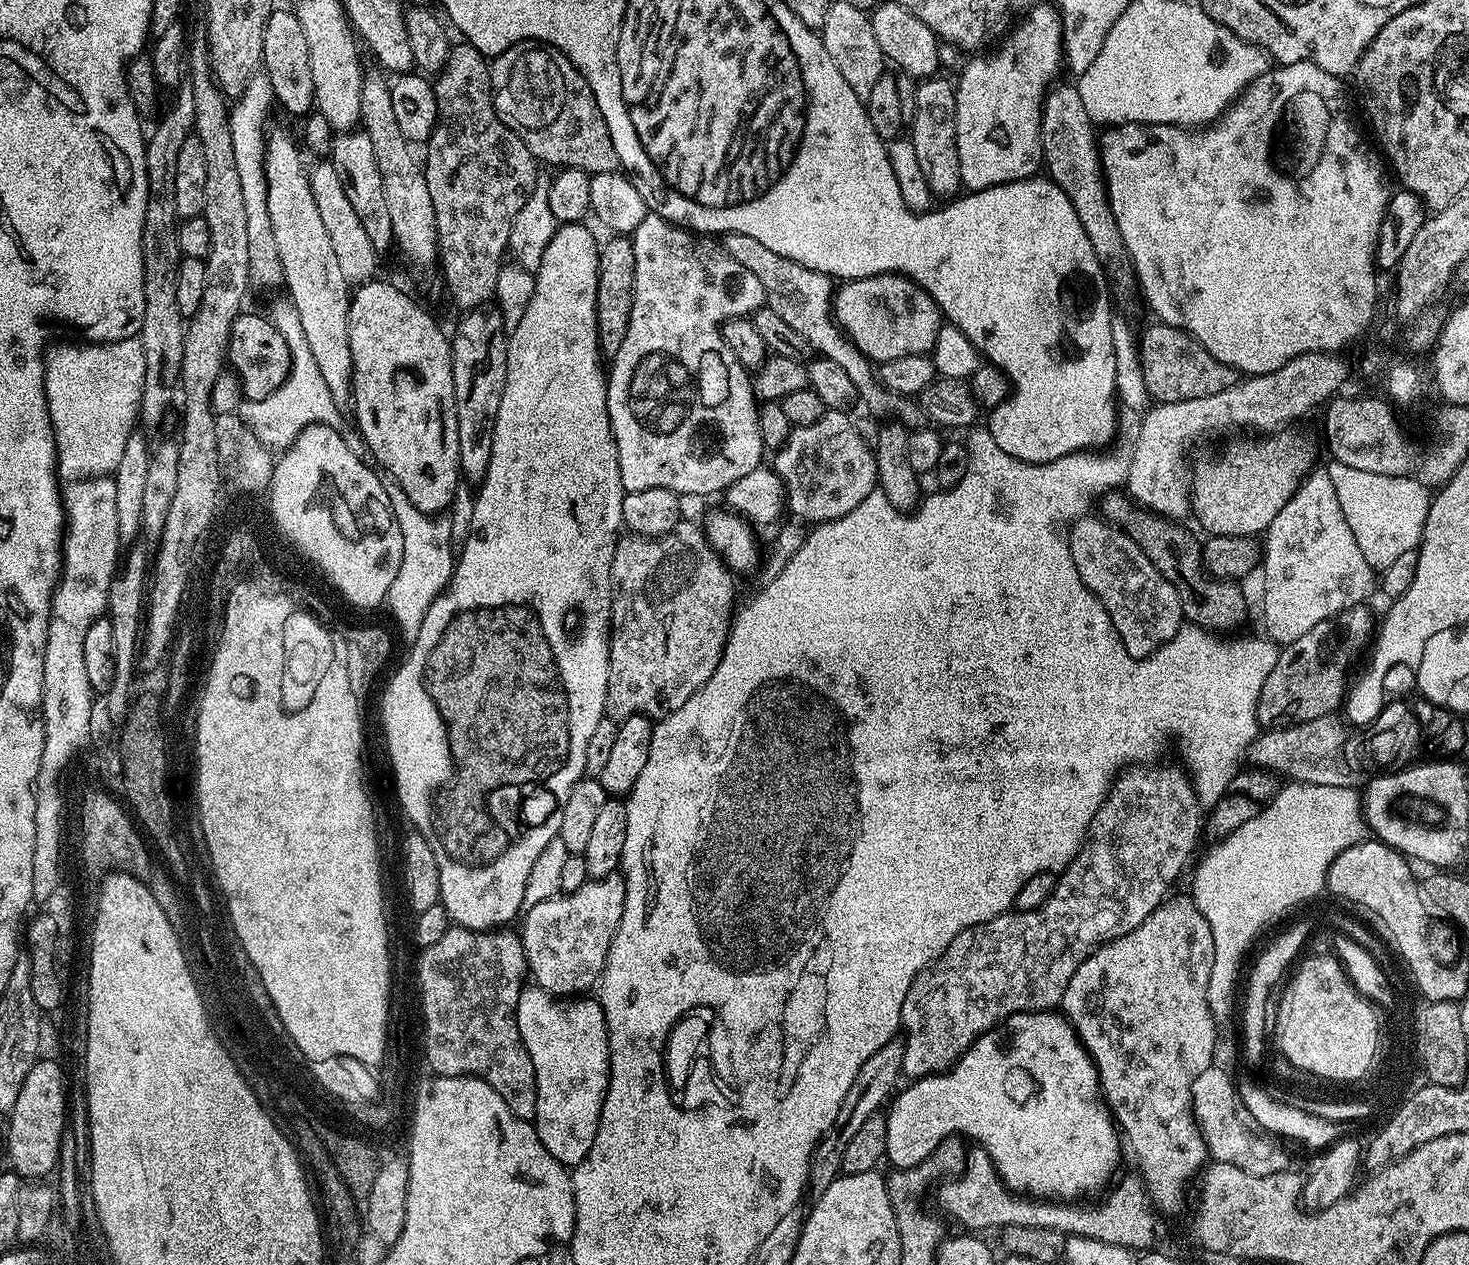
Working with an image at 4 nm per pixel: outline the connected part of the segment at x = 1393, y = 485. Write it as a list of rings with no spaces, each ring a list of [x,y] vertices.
[[[1332,460],[1326,468],[1338,494],[1344,518],[1362,550],[1362,555],[1375,570],[1383,570],[1398,554],[1416,552],[1426,526],[1426,514],[1432,505],[1433,493],[1412,476],[1366,474],[1342,462]]]

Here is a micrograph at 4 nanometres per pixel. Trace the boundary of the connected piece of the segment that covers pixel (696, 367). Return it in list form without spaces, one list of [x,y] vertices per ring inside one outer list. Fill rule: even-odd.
[[[647,214],[636,229],[630,233],[630,239],[634,246],[634,306],[630,310],[630,326],[626,330],[626,338],[622,346],[618,346],[618,354],[611,357],[610,367],[607,369],[608,378],[608,413],[610,414],[610,426],[612,437],[618,450],[618,470],[622,470],[622,486],[625,493],[638,490],[654,490],[665,488],[687,496],[708,496],[711,492],[723,493],[738,478],[750,474],[750,470],[761,467],[760,460],[766,455],[766,449],[762,442],[762,434],[758,434],[758,397],[753,388],[753,377],[749,369],[734,358],[734,350],[730,350],[728,343],[722,338],[720,326],[728,320],[751,317],[753,312],[765,307],[762,282],[746,270],[746,266],[734,262],[730,254],[724,248],[723,243],[714,241],[704,234],[697,234],[689,229],[671,224],[669,220],[655,214]]]

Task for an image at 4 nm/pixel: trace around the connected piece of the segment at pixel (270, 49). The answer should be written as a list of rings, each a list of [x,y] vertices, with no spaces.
[[[277,7],[266,22],[266,34],[262,38],[262,72],[270,78],[272,94],[277,105],[280,104],[288,112],[303,117],[313,111],[314,74],[310,74],[310,54],[306,50],[306,37],[302,25],[291,7]]]

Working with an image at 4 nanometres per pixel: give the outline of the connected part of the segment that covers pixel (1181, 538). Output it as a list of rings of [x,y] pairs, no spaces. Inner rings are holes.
[[[1112,490],[1103,497],[1103,519],[1115,527],[1127,532],[1137,546],[1154,562],[1157,570],[1178,590],[1178,598],[1182,602],[1184,619],[1189,625],[1205,630],[1221,630],[1220,628],[1236,628],[1248,616],[1248,600],[1240,589],[1239,583],[1231,580],[1217,580],[1206,571],[1202,559],[1202,548],[1196,540],[1180,528],[1179,523],[1164,519],[1137,506],[1123,491]]]

